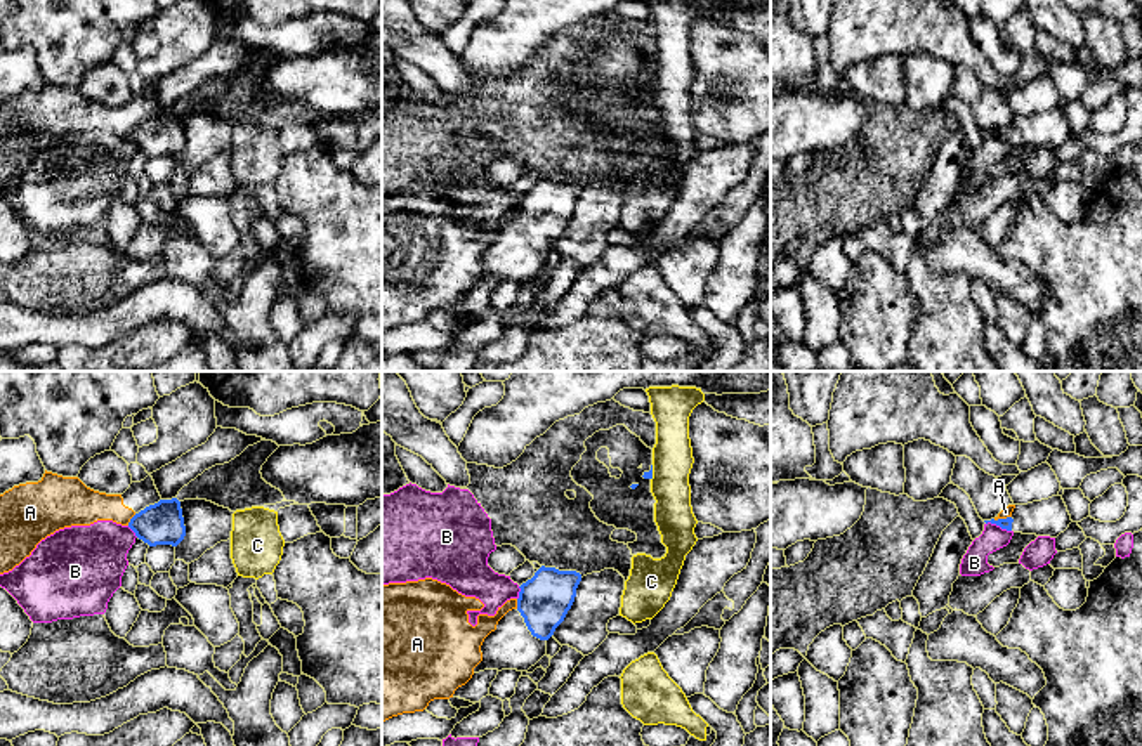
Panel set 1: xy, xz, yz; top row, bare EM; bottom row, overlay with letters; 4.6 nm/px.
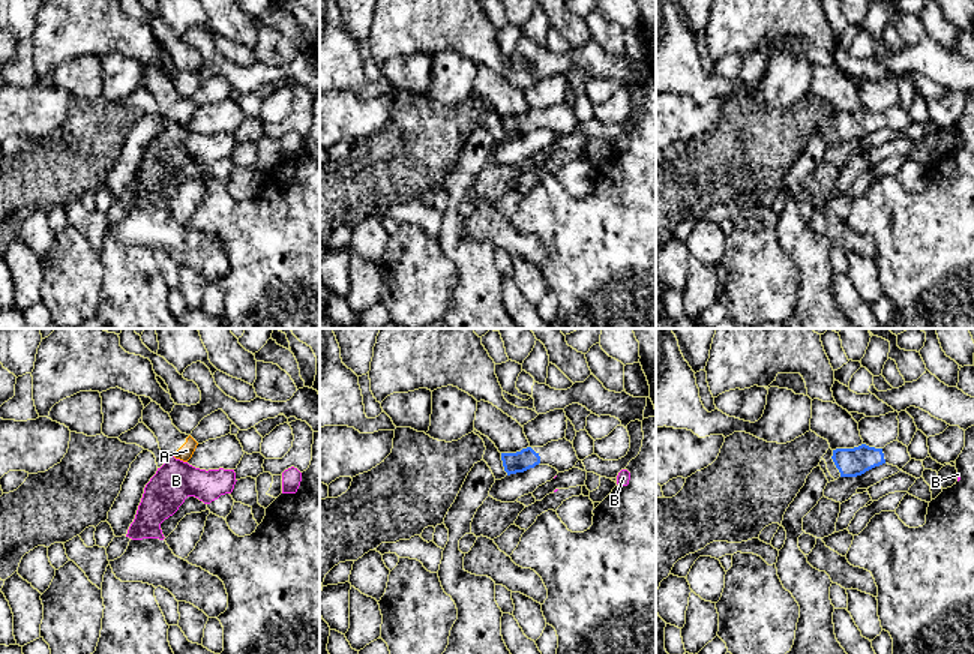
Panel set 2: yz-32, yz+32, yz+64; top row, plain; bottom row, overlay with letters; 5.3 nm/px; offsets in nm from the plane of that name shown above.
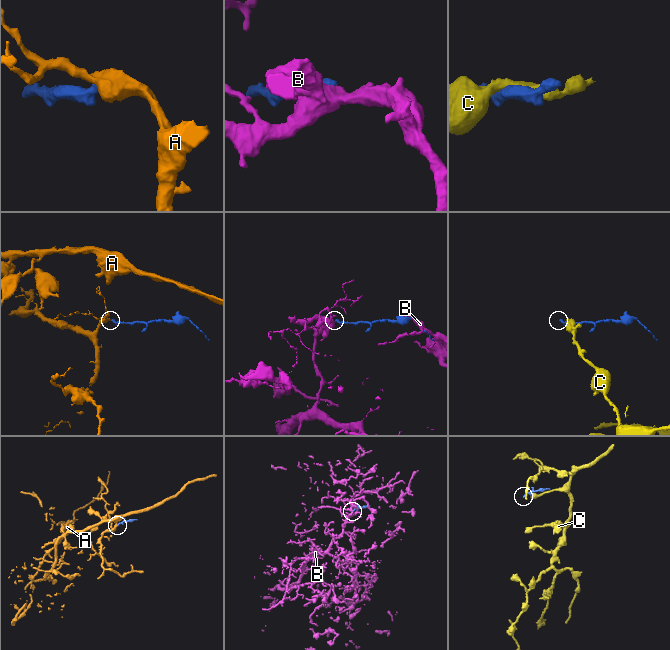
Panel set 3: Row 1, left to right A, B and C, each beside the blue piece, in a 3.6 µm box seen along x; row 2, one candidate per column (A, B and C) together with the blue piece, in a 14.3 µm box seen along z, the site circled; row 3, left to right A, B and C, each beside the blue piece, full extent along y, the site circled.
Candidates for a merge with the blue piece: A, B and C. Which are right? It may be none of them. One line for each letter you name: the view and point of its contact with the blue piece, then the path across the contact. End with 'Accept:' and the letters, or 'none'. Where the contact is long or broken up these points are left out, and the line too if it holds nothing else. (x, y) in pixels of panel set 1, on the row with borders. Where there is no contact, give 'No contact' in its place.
Accept: none

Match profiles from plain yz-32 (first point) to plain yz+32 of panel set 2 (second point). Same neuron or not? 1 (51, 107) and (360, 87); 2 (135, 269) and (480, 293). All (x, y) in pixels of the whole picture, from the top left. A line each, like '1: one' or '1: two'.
1: two
2: one

